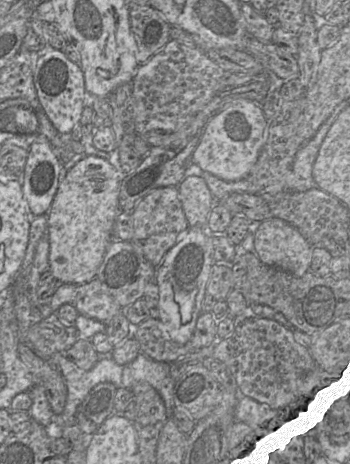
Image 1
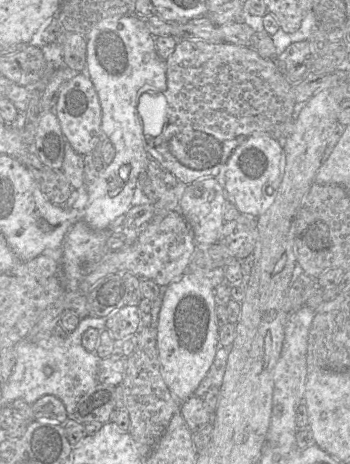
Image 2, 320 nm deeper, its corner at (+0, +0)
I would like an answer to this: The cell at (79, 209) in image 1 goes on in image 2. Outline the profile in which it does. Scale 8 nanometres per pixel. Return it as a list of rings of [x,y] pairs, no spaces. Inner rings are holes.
[[[133,16],[106,18],[86,36],[86,74],[98,94],[103,134],[115,148],[113,161],[87,188],[88,202],[82,221],[95,230],[106,230],[120,215],[126,214],[138,179],[149,161],[145,134],[138,113],[141,95],[148,91],[164,93],[167,89],[166,62],[156,52],[155,37]]]

